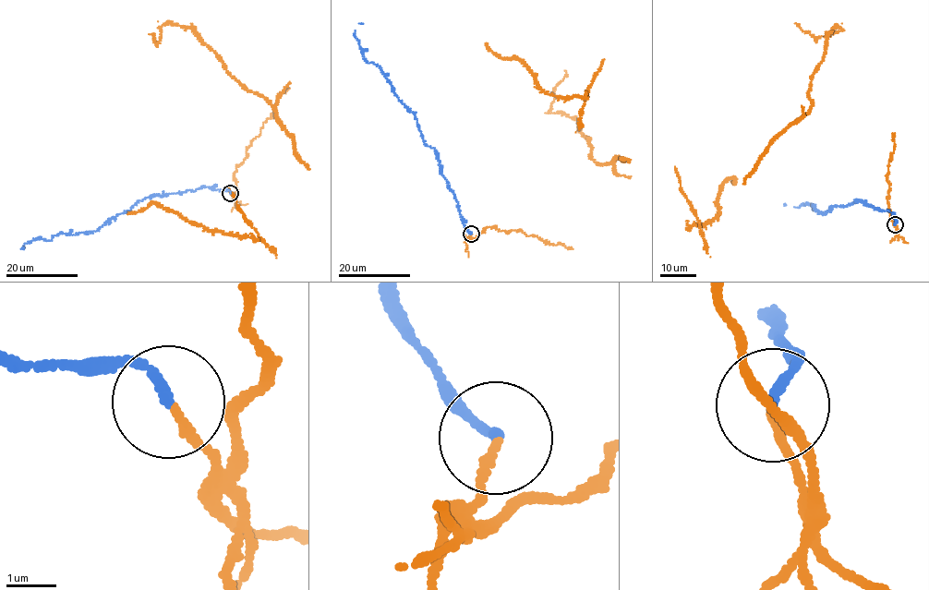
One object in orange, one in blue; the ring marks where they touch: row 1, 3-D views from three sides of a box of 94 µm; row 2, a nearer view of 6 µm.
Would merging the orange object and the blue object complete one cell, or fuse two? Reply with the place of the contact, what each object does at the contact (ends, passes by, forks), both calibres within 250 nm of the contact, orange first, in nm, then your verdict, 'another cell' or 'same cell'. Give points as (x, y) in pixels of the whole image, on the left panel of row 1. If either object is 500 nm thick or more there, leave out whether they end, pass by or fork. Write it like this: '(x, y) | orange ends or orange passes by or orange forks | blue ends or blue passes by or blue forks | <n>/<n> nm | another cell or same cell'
(230, 193) | orange ends | blue ends | 160/180 nm | another cell

